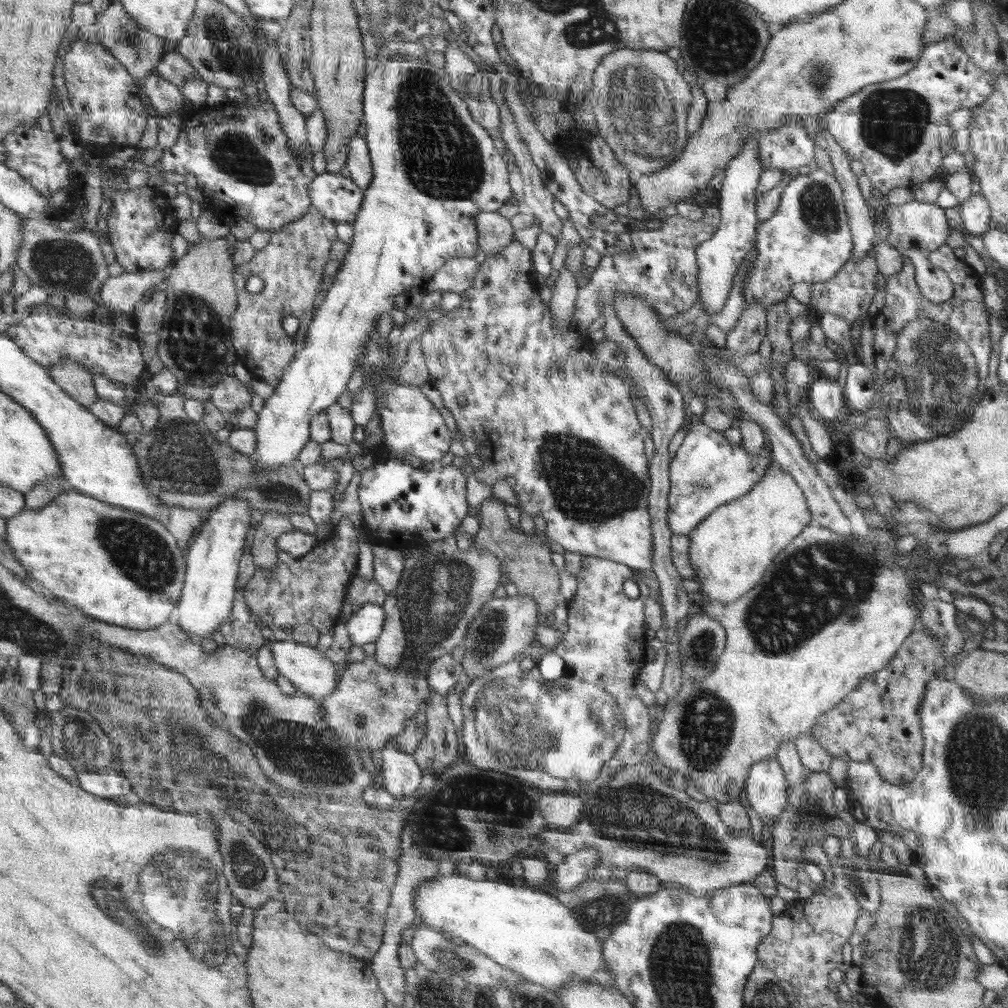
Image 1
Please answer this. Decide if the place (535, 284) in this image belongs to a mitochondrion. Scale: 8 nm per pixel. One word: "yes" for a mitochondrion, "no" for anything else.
no

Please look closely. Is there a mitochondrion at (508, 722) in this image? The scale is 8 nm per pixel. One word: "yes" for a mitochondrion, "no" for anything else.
yes

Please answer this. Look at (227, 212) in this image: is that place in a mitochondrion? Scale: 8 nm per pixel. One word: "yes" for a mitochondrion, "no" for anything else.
no

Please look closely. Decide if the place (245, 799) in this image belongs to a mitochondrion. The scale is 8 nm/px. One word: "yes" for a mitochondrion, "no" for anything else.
yes

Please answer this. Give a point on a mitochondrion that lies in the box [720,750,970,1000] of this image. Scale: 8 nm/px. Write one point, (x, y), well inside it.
(930, 953)

